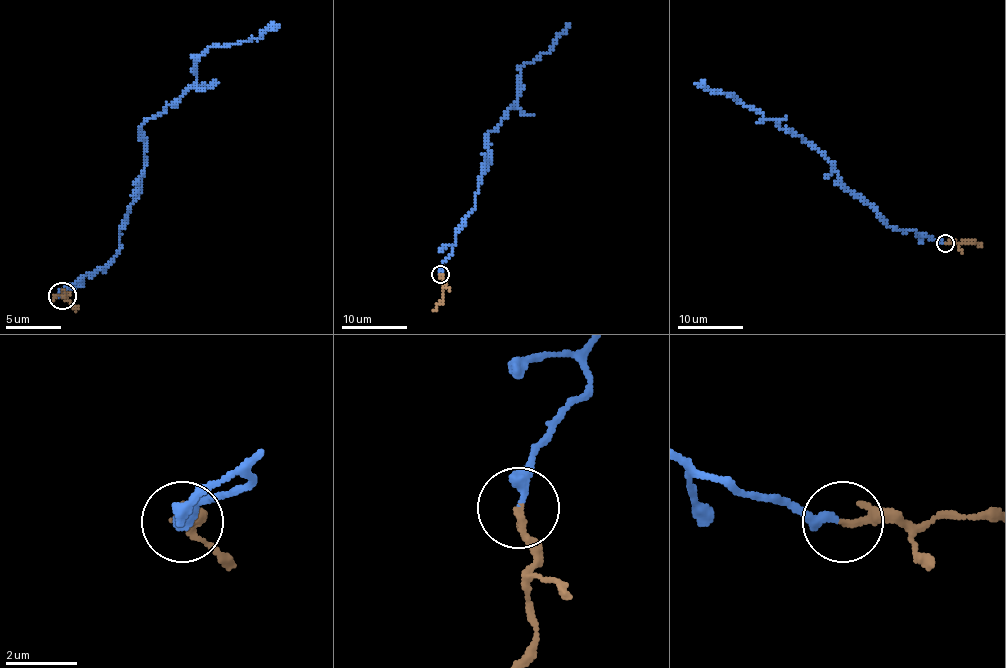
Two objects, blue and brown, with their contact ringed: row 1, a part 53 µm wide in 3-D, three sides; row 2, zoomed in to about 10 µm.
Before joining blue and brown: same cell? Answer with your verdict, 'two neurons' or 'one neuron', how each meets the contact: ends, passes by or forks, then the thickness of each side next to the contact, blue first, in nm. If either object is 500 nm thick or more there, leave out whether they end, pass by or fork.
one neuron; blue ends; brown ends; calibres 280 and 200 nm

